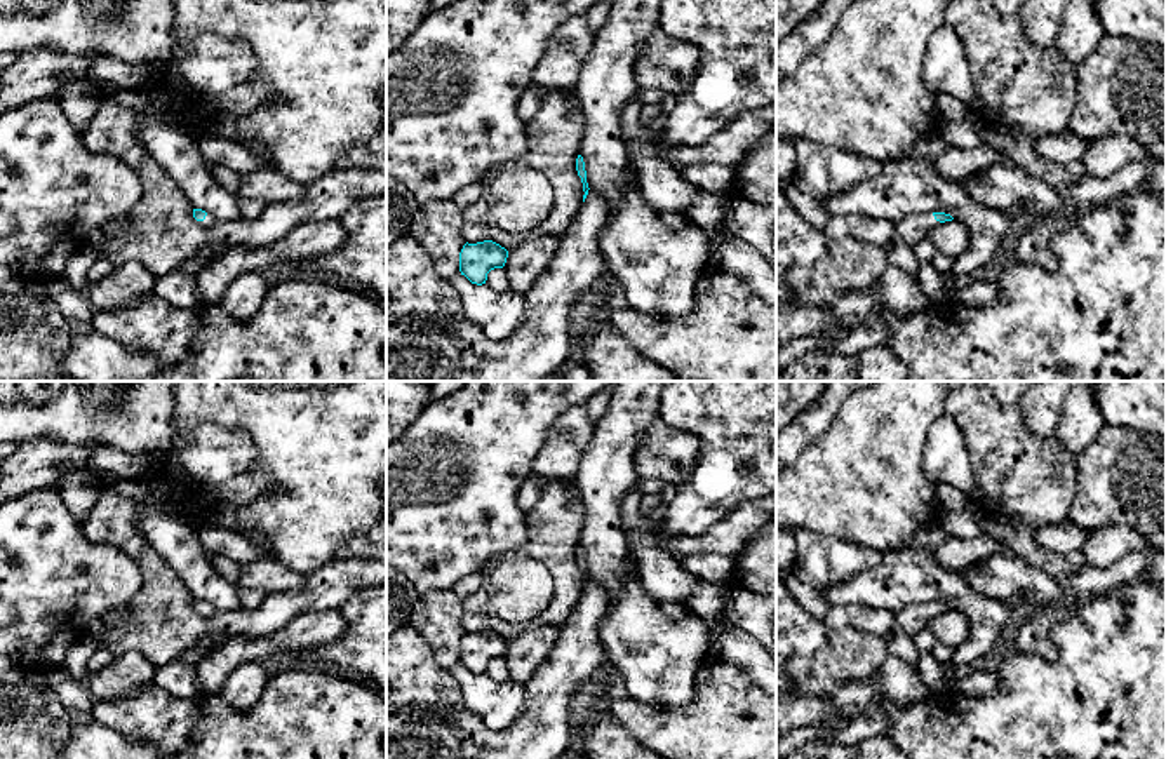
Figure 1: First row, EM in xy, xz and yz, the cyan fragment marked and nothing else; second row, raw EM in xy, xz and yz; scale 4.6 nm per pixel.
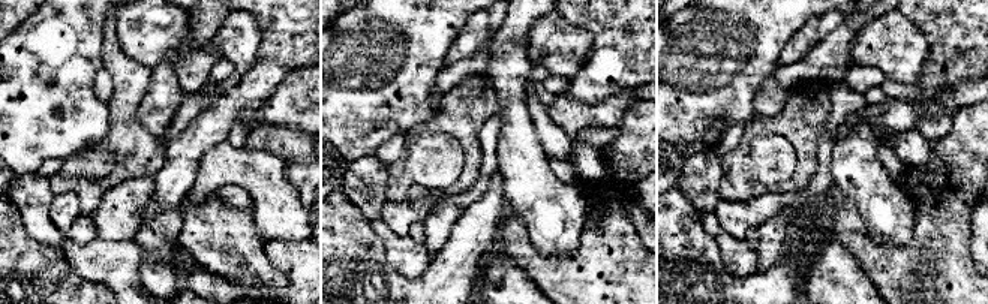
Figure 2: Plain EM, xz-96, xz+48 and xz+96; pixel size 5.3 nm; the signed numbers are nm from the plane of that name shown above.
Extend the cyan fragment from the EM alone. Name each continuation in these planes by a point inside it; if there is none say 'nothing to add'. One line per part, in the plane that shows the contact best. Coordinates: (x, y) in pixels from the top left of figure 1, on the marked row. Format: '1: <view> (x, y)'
1: yz (912, 228)

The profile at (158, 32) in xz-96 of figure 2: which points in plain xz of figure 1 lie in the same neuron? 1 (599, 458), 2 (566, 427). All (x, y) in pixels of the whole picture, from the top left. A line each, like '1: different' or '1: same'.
1: different
2: same

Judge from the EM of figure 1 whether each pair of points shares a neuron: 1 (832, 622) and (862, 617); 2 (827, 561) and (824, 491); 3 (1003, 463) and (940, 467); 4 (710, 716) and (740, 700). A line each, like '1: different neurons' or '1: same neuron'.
1: same neuron
2: different neurons
3: different neurons
4: same neuron

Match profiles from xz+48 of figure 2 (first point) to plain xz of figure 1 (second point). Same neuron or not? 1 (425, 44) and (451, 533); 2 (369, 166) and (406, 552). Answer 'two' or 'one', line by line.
1: one
2: two

